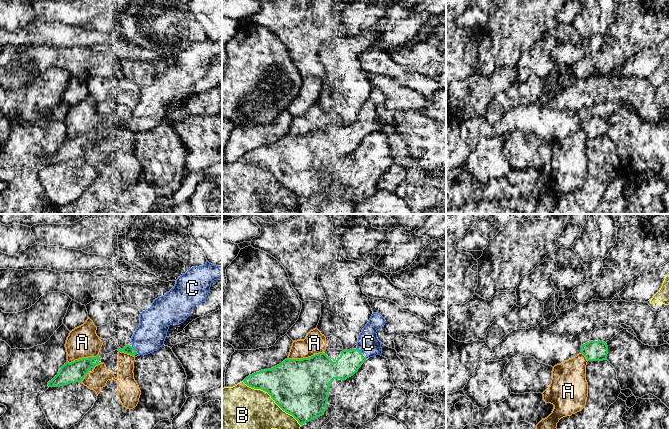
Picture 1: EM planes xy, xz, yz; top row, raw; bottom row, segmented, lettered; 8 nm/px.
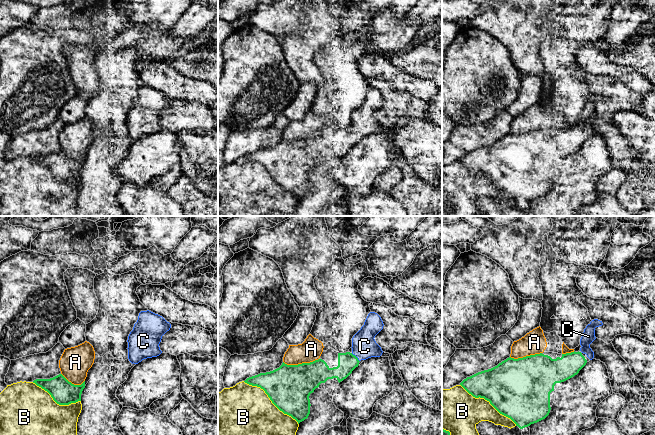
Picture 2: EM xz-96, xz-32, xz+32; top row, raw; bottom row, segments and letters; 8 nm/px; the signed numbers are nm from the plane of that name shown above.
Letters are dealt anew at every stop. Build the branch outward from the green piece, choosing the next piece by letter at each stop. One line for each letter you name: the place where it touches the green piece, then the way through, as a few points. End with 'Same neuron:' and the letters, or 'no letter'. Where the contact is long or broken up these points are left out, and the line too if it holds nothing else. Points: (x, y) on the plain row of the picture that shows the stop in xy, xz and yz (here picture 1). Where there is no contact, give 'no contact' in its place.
C: contact xy (134, 125); way xy (128, 125), (134, 125), (150, 111)
Same neuron: C

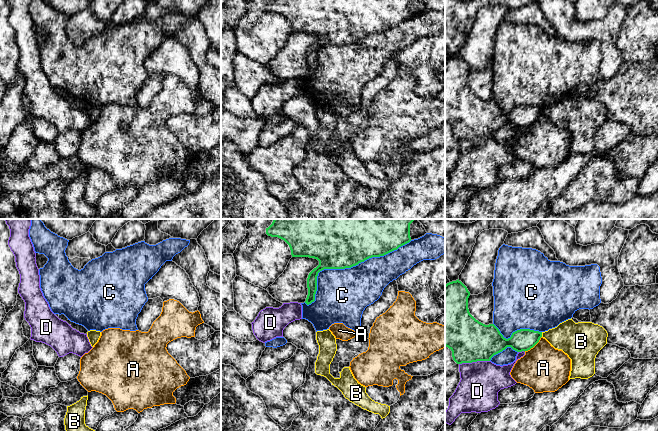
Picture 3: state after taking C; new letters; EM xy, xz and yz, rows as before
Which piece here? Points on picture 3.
Same neuron: no letter

